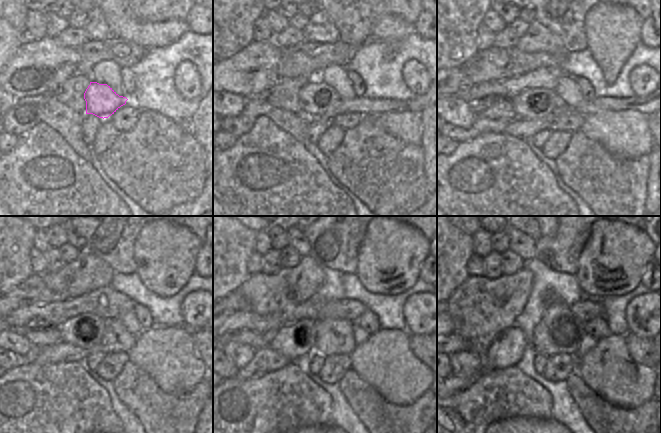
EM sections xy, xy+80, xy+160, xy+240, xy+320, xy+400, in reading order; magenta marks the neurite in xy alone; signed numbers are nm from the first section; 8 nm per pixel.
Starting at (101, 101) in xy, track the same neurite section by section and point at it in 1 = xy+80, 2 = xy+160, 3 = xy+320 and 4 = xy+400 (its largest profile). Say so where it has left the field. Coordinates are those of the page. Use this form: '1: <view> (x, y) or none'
1: xy+80 (315, 96)
2: xy+160 (522, 108)
3: xy+320 (292, 341)
4: xy+400 (506, 350)

